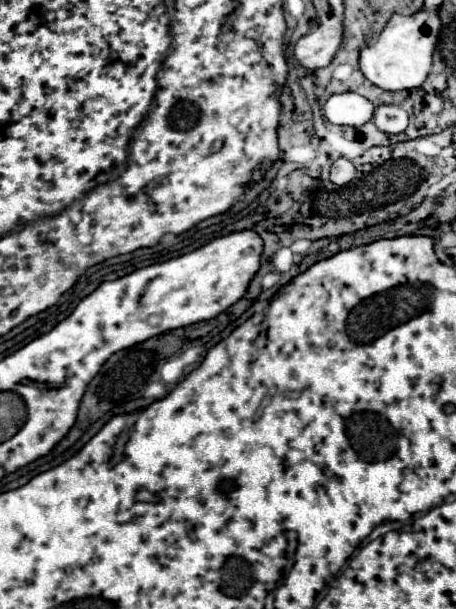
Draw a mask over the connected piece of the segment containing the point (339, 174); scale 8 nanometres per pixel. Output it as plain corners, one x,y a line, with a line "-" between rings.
337,159
331,167
331,181
335,185
347,185
355,177
355,165
349,159

